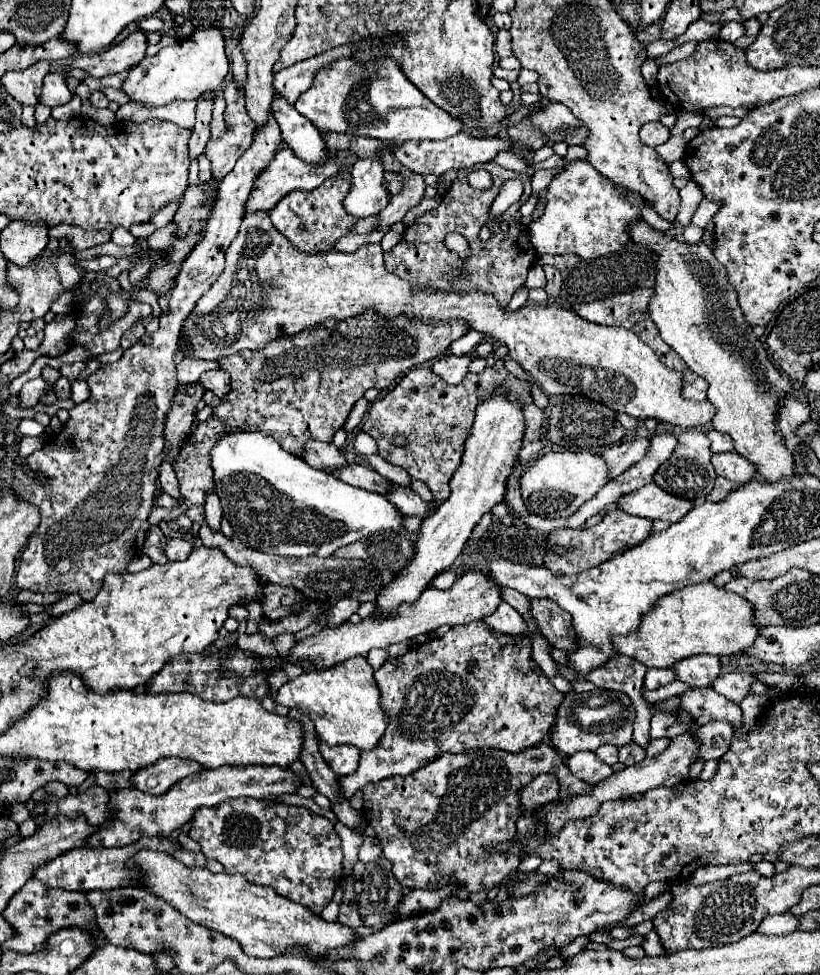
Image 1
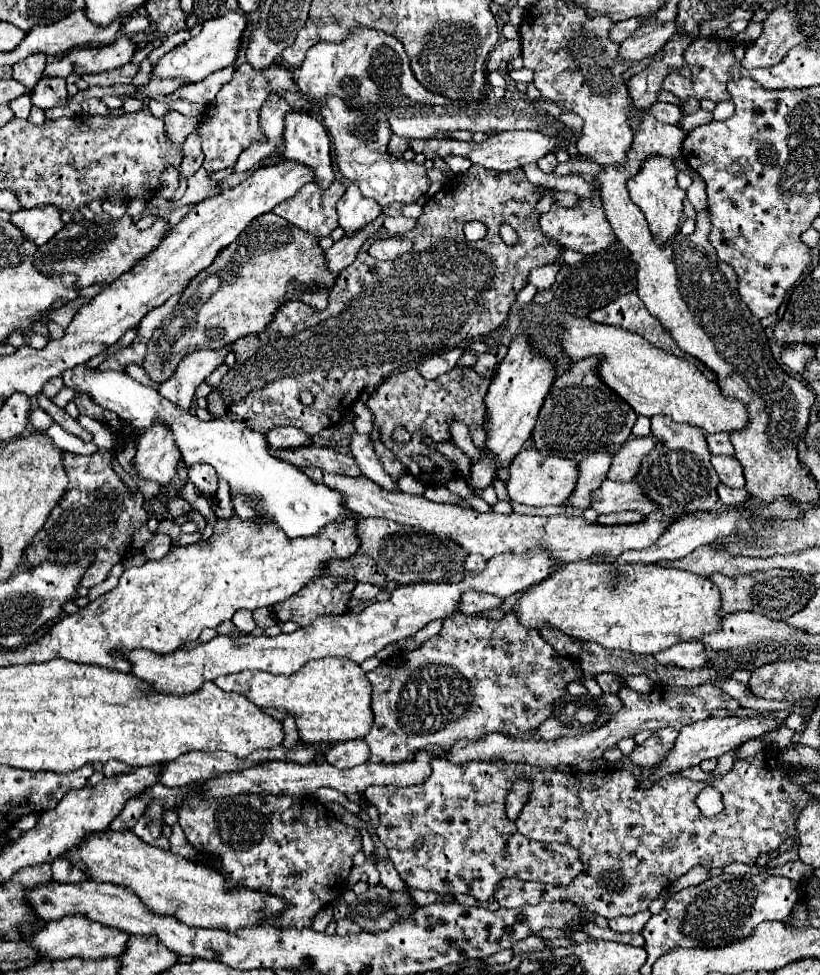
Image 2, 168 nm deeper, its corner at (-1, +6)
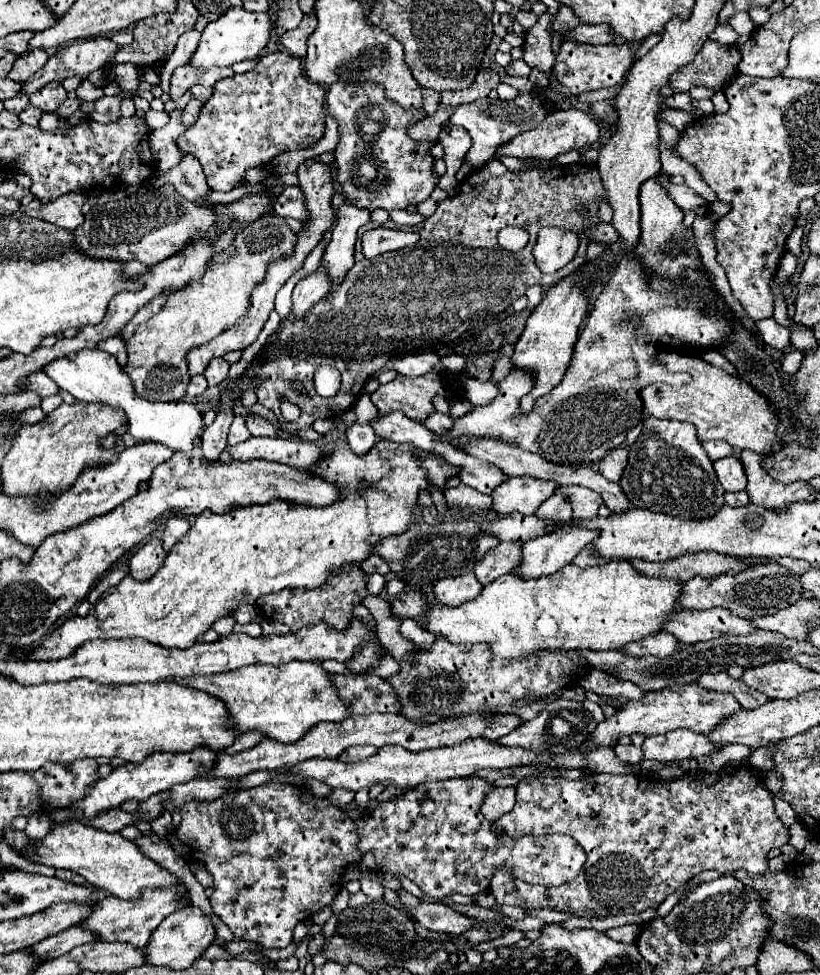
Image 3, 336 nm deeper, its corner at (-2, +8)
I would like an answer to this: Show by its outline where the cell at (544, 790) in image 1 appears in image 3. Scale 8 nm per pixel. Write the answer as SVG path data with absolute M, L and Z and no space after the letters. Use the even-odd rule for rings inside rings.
M495 788L485 796L479 812L493 822L503 814L511 812L513 806L515 806L515 788Z

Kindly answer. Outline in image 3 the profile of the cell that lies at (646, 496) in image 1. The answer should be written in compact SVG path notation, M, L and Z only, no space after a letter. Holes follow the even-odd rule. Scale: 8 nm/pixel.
M559 486L557 492L565 496L573 508L573 520L591 520L597 516L599 506L603 504L601 496L589 488L581 486Z

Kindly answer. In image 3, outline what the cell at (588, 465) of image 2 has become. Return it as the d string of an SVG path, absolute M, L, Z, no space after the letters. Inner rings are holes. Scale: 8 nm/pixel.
M553 494L551 498L547 498L535 512L535 516L541 516L545 520L545 528L547 532L551 532L557 526L563 526L571 520L571 506L569 502L561 496L561 494Z

